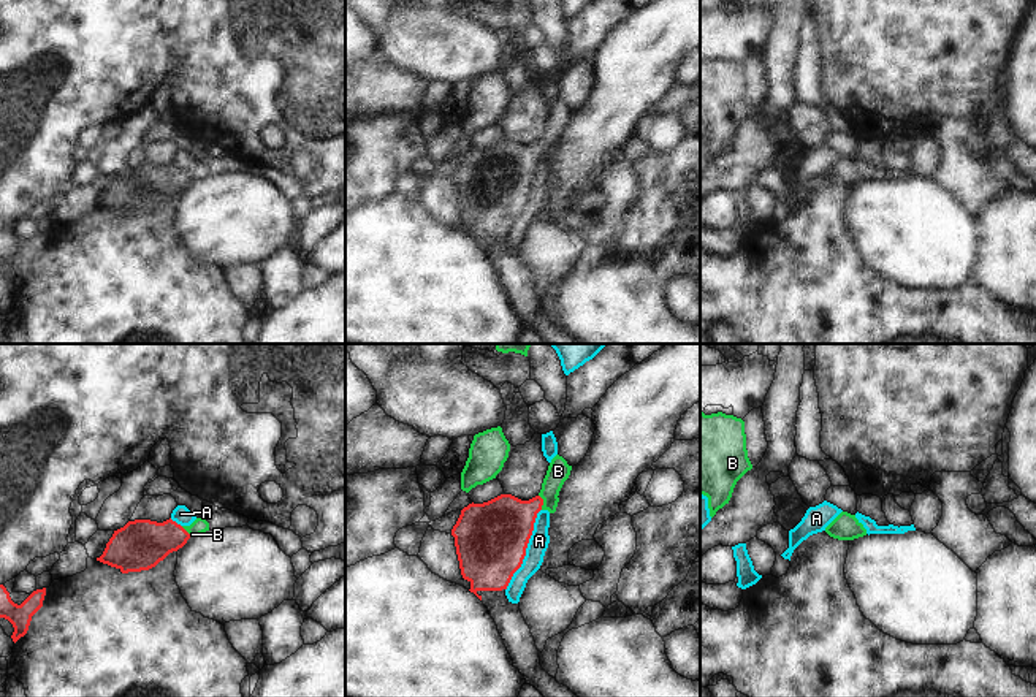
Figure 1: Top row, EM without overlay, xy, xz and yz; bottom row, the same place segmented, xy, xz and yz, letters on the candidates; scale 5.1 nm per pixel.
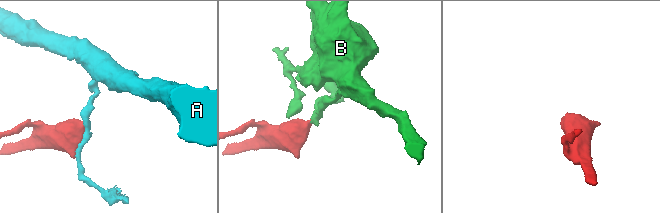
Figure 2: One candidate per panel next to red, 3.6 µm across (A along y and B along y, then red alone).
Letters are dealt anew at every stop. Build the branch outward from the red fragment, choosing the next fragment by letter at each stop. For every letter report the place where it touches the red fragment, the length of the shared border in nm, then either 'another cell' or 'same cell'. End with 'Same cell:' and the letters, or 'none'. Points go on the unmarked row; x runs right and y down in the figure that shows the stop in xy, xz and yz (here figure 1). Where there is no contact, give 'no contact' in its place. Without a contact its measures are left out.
A: meets red in xz at (525, 195); contact 460 nm long; another cell
B: meets red in xz at (542, 148); contact 80 nm long; same cell
Same cell: B

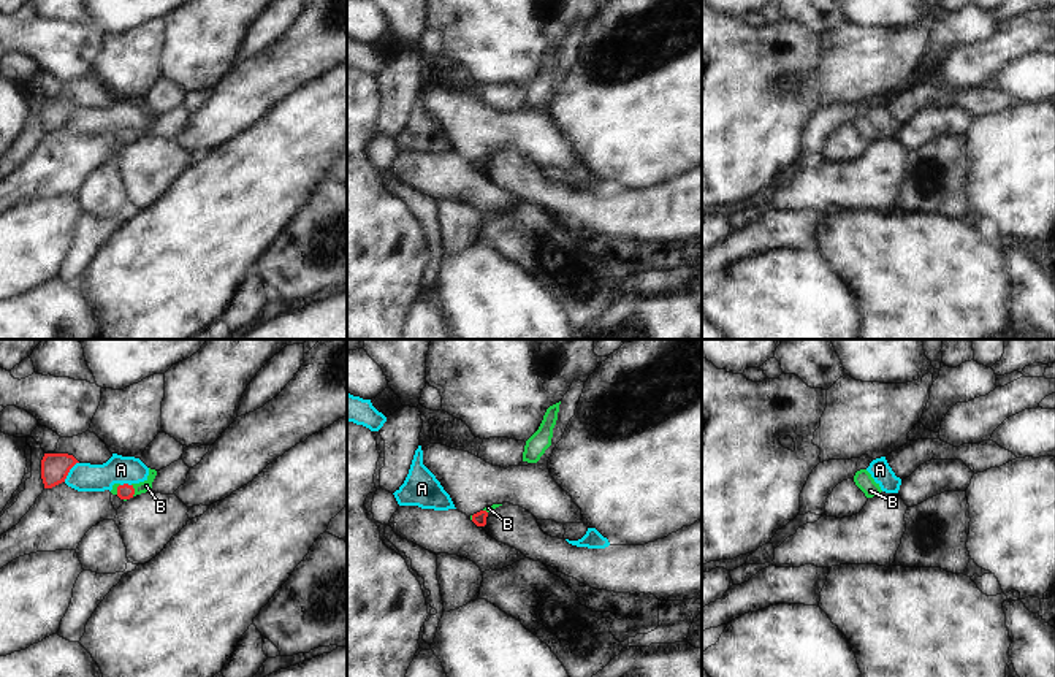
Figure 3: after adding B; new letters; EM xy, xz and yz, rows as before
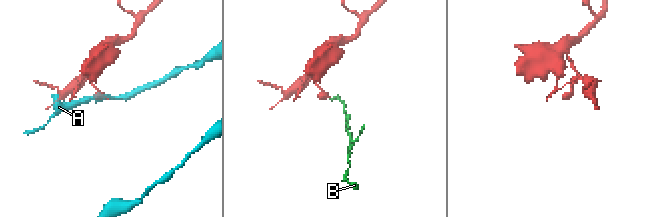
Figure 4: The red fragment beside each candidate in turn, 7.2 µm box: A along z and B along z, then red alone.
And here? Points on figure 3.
A: meets red in xy at (68, 116); contact 130 nm long; another cell
B: meets red in xy at (133, 135); contact 60 nm long; same cell
Same cell: B

